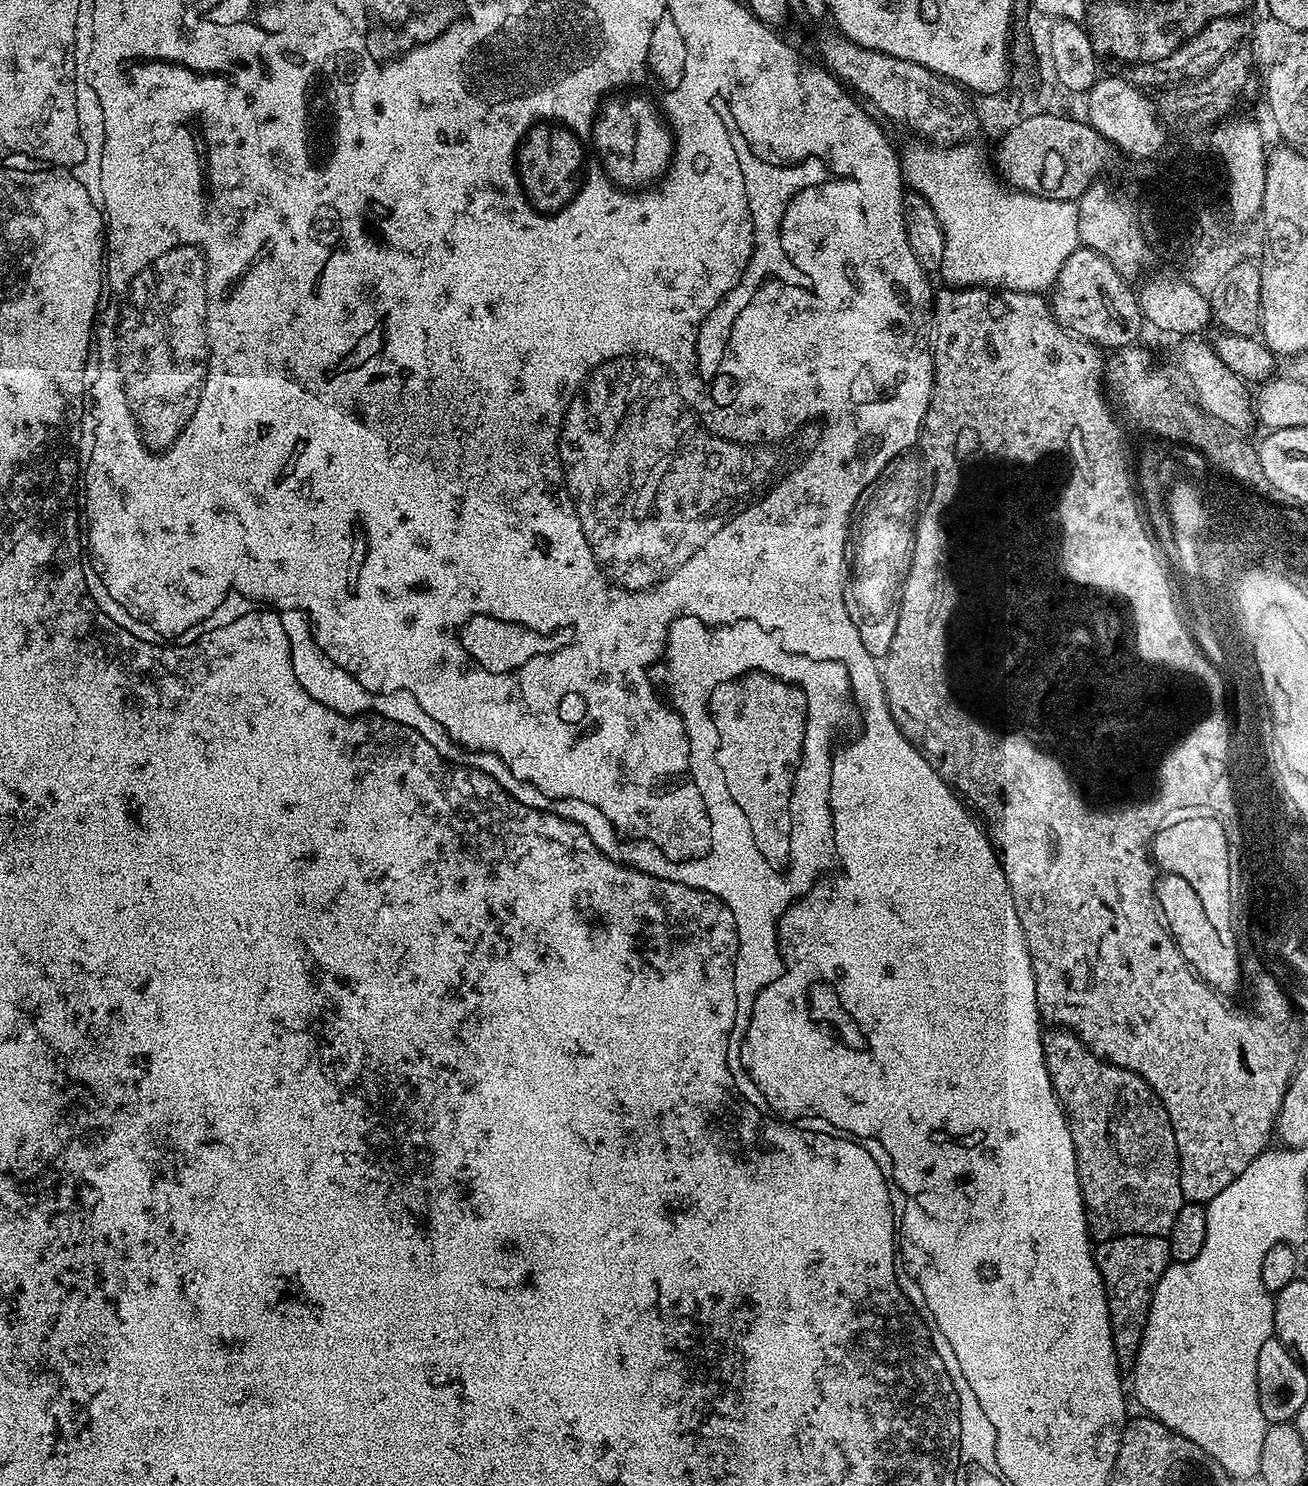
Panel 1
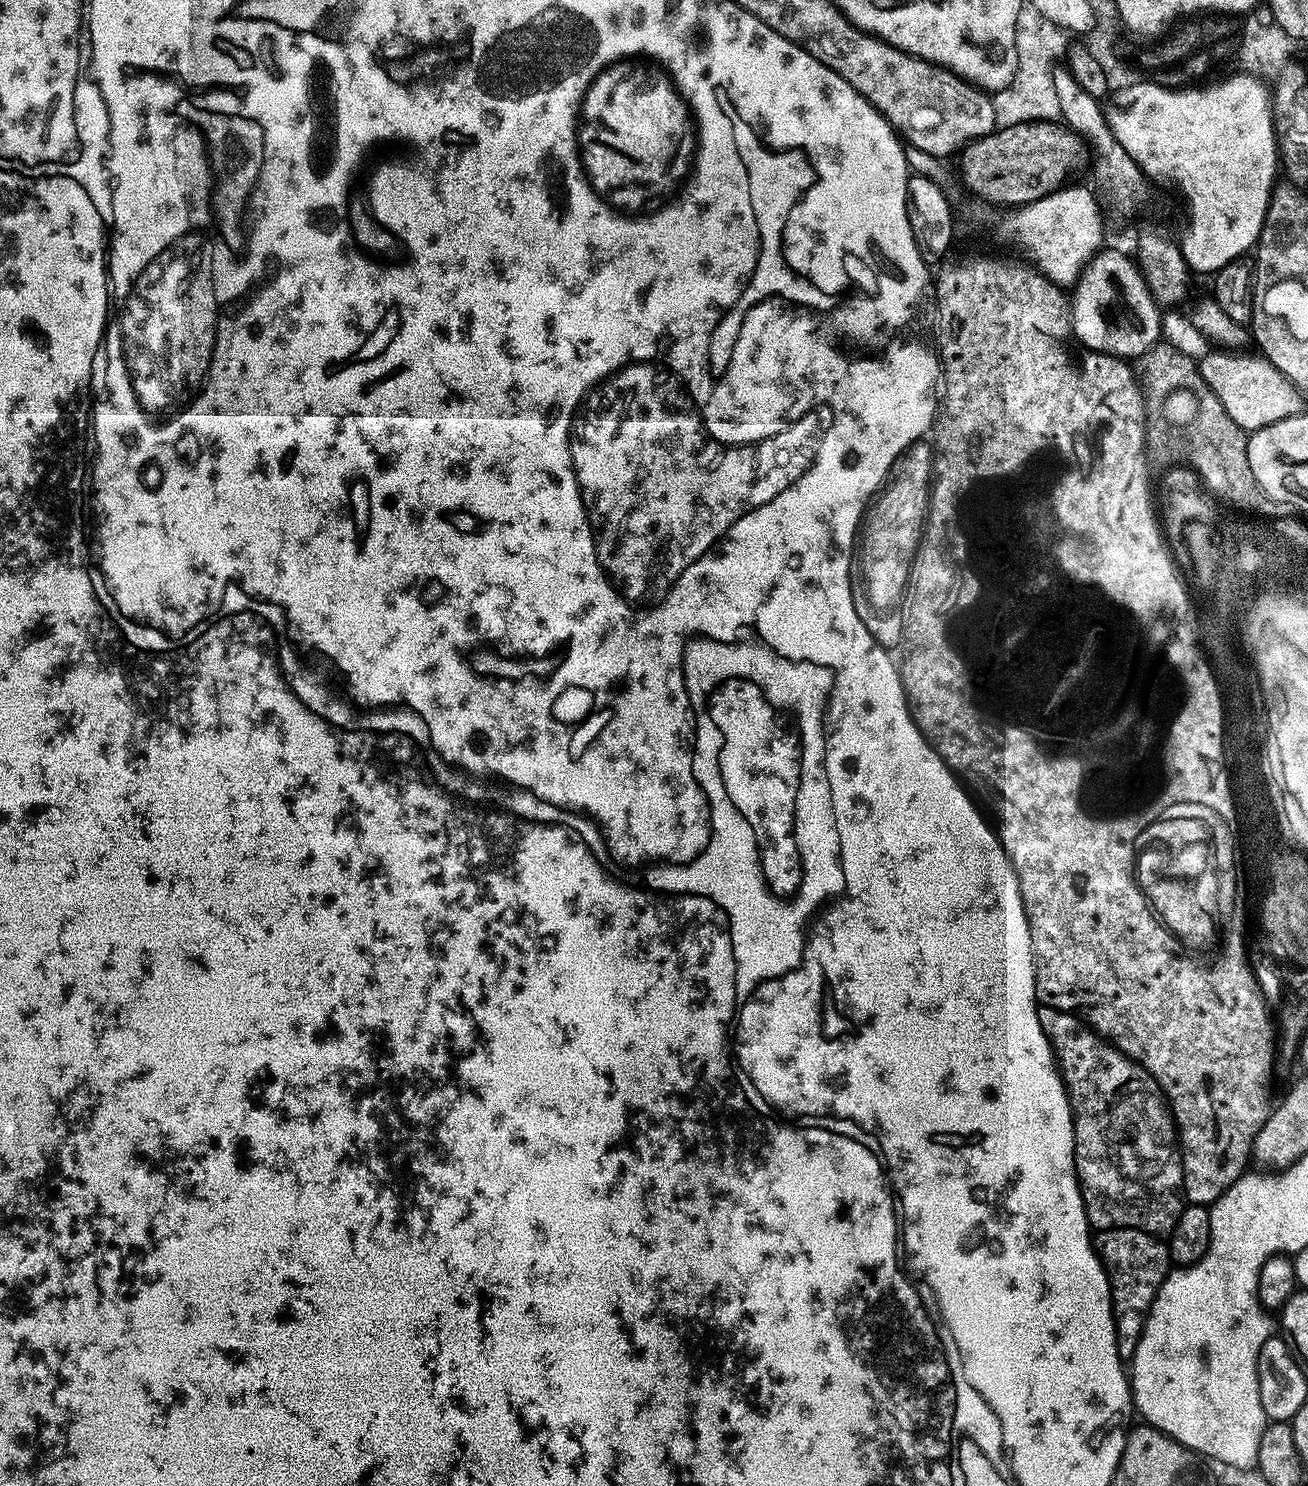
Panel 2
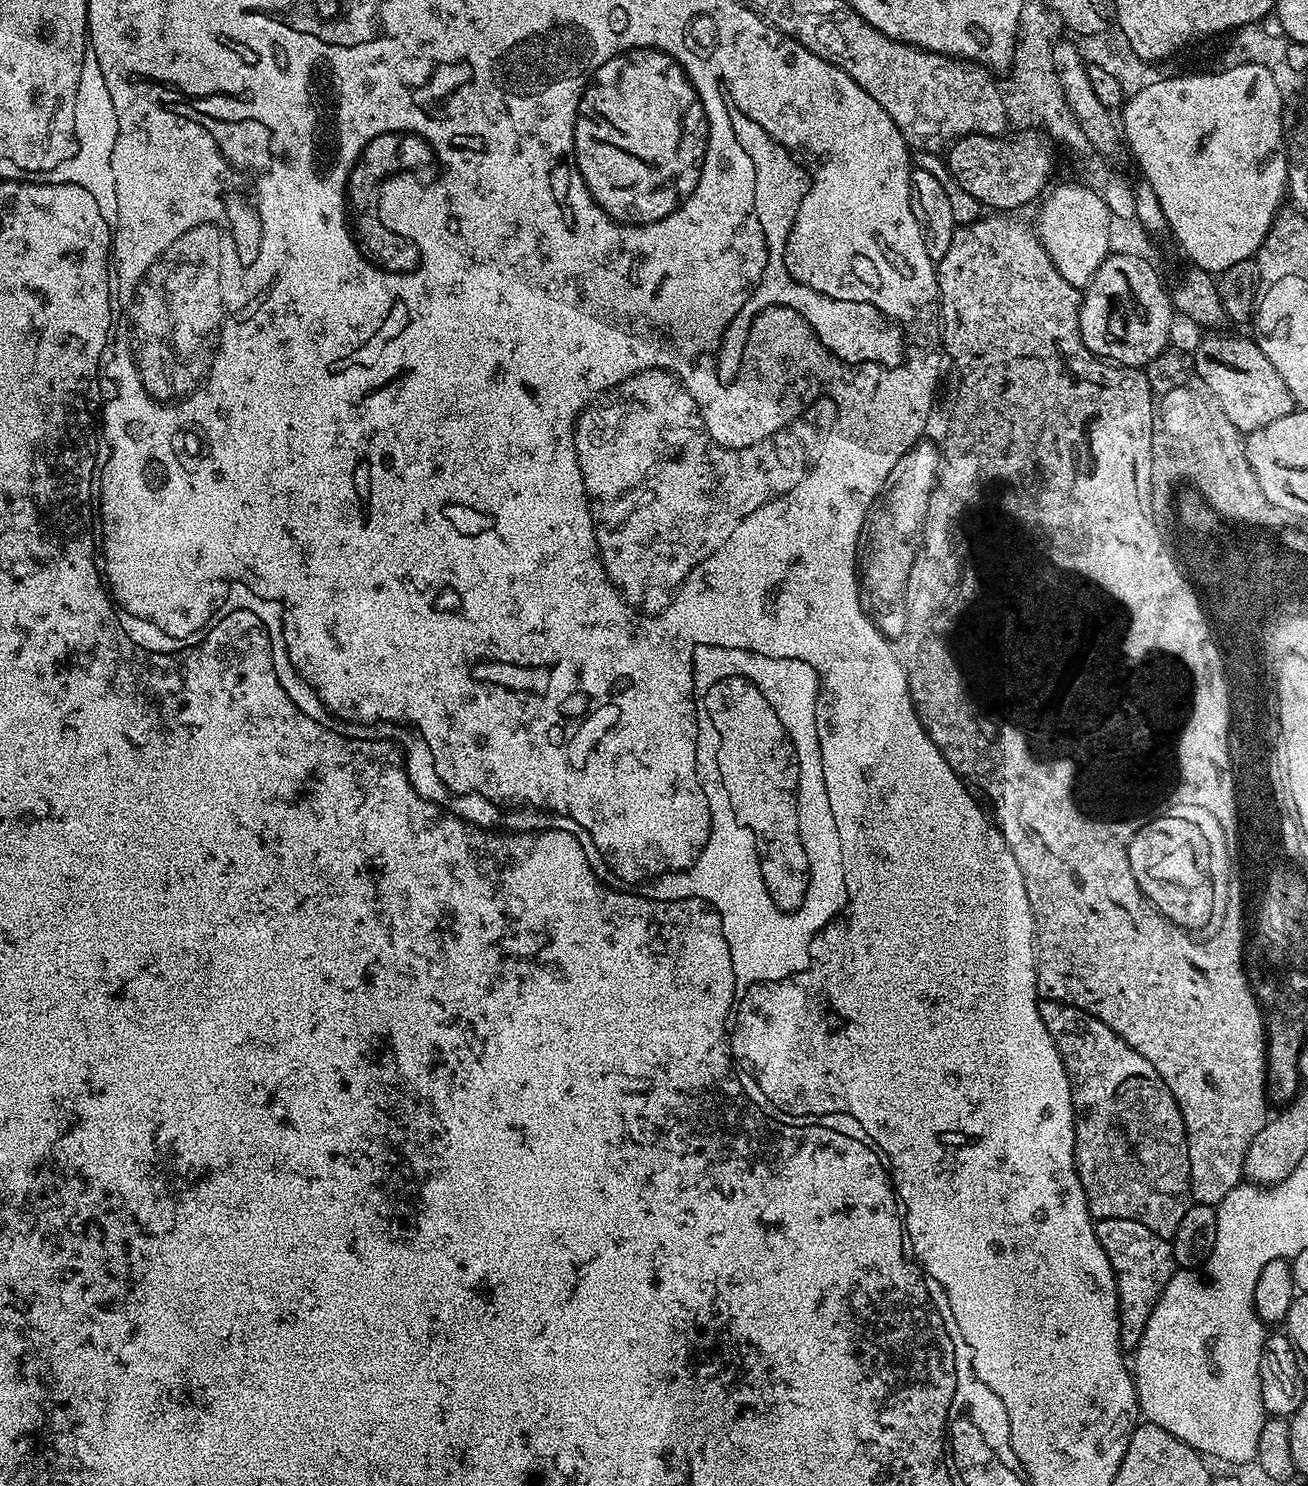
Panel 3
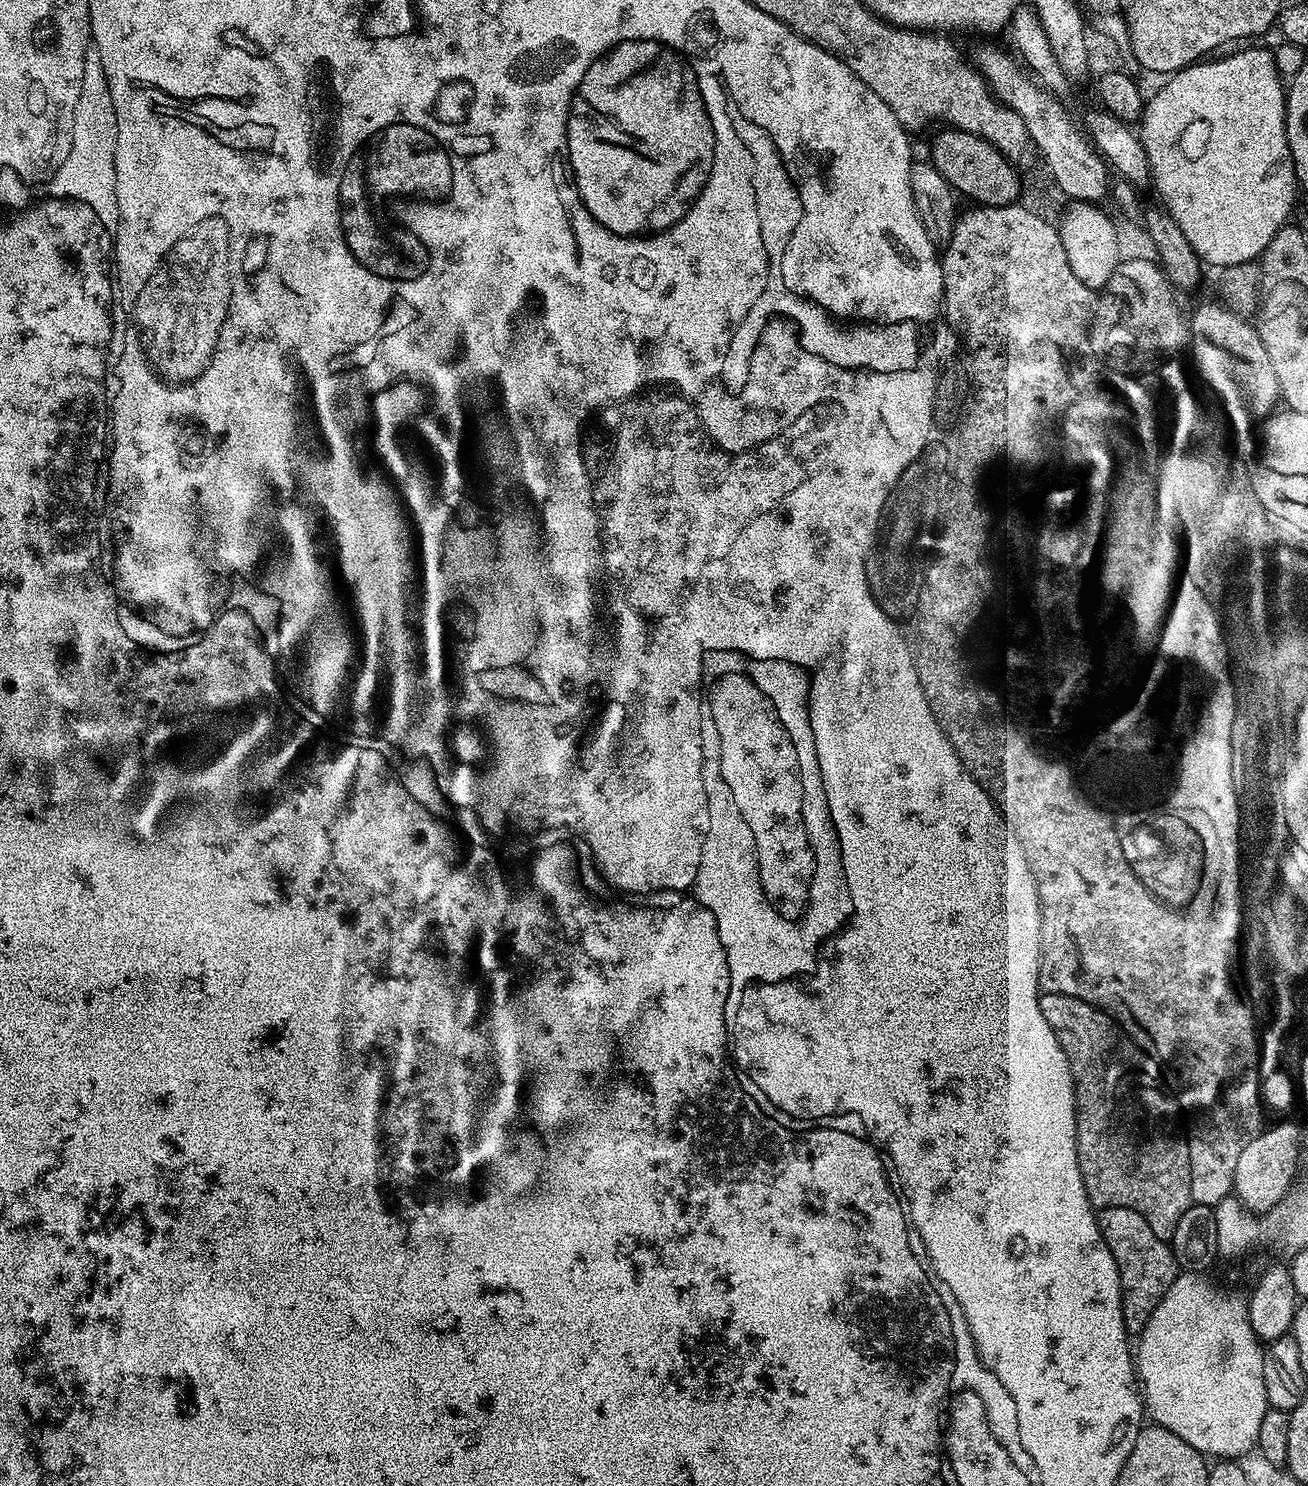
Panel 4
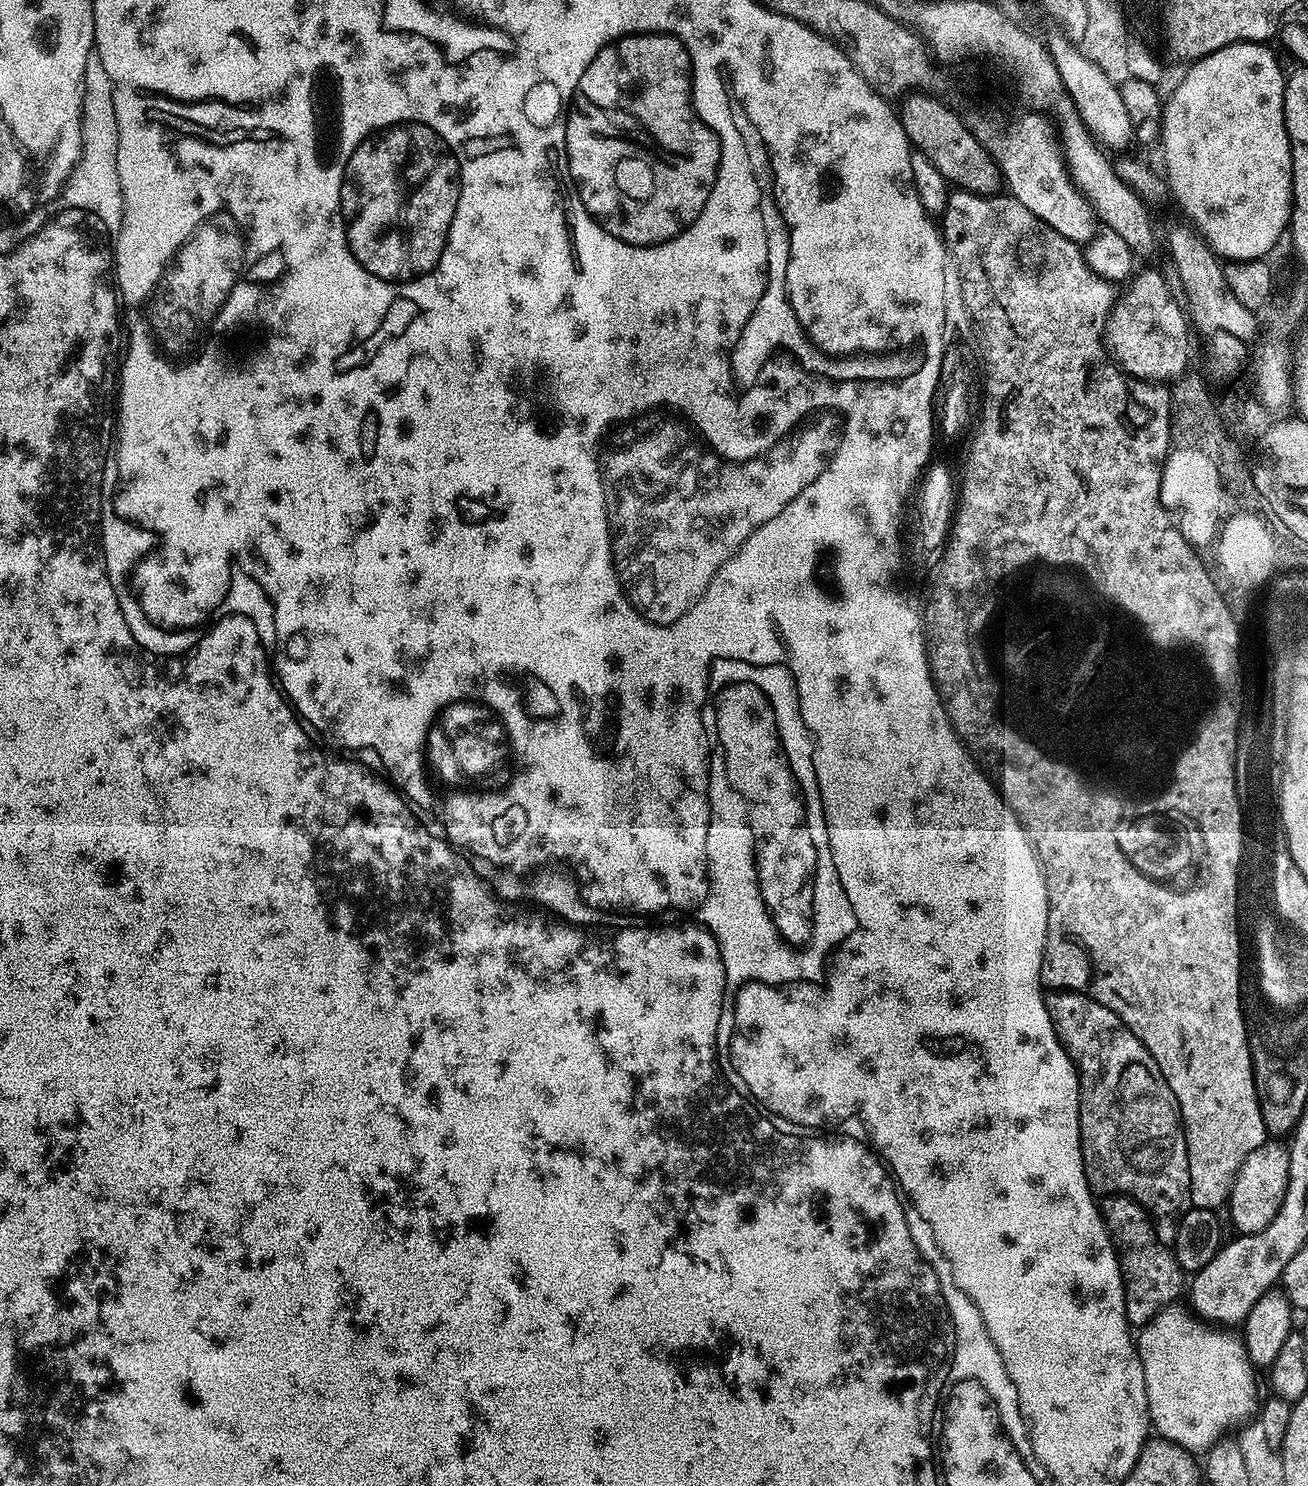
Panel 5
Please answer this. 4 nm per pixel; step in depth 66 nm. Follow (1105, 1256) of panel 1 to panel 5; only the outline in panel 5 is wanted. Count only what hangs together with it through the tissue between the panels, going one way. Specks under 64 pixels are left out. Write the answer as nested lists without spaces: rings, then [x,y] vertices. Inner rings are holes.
[[[1106,1196],[1099,1201],[1098,1207],[1116,1257],[1120,1260],[1126,1318],[1133,1329],[1139,1330],[1169,1304],[1177,1303],[1176,1295],[1183,1284],[1185,1287],[1186,1273],[1176,1261],[1175,1251],[1158,1238],[1151,1216],[1137,1200],[1131,1200],[1128,1196]]]

